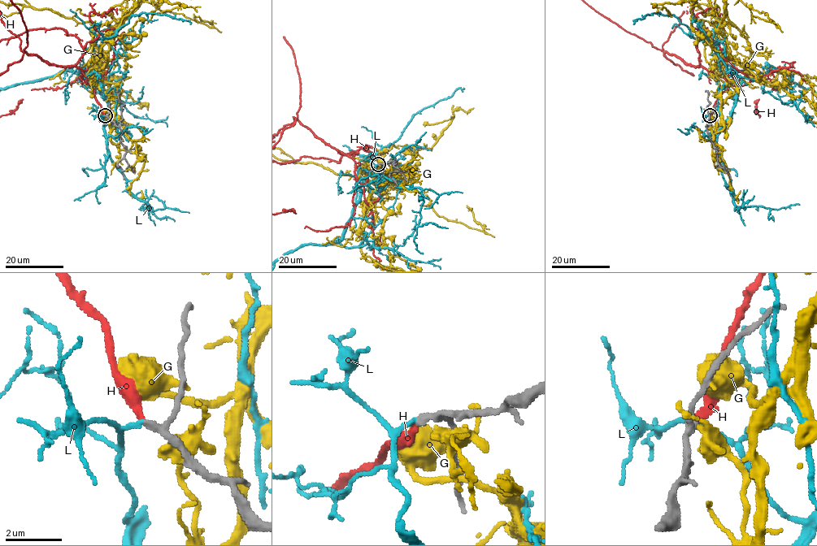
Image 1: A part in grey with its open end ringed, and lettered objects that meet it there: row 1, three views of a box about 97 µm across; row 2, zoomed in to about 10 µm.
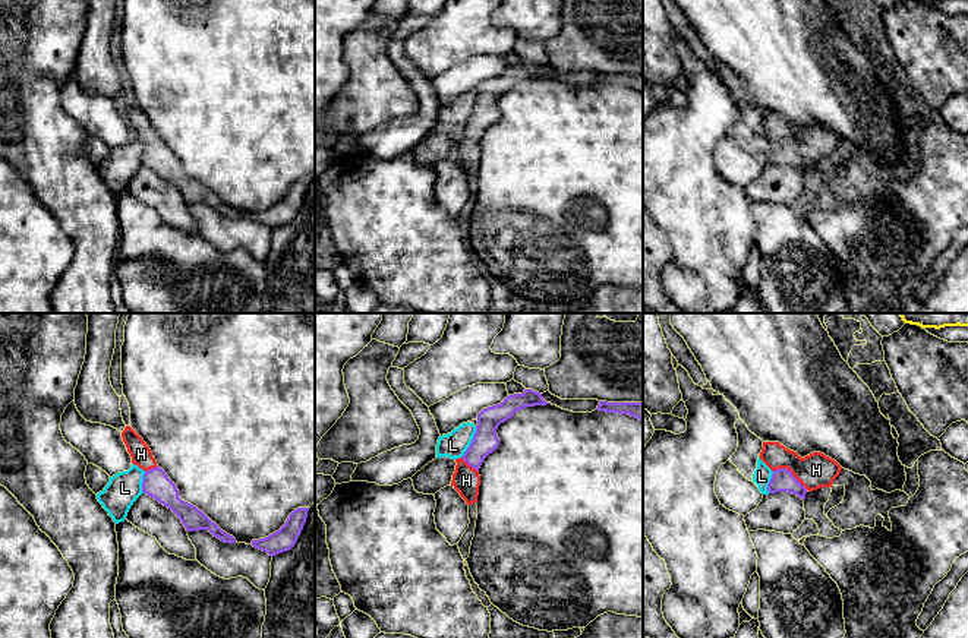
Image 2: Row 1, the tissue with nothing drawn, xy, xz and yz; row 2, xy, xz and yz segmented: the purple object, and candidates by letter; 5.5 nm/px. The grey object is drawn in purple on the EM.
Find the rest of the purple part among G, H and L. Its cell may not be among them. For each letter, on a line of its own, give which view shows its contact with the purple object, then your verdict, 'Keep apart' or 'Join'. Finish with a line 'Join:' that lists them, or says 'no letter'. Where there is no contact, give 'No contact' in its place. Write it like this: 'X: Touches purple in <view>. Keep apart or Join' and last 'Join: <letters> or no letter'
G: No contact. Keep apart
H: Touches purple in yz. Join
L: Touches purple in xz. Keep apart
Join: H

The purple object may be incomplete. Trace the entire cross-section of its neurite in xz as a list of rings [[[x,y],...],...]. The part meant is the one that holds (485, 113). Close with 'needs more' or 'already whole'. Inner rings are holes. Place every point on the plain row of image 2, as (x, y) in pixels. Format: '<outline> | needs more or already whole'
[[[524,61],[523,66],[508,67],[501,76],[483,80],[477,86],[477,98],[473,113],[464,127],[457,130],[451,158],[460,165],[467,177],[476,176],[479,168],[479,140],[483,132],[499,119],[496,101],[501,95],[526,79],[546,78],[542,66]]] | needs more

